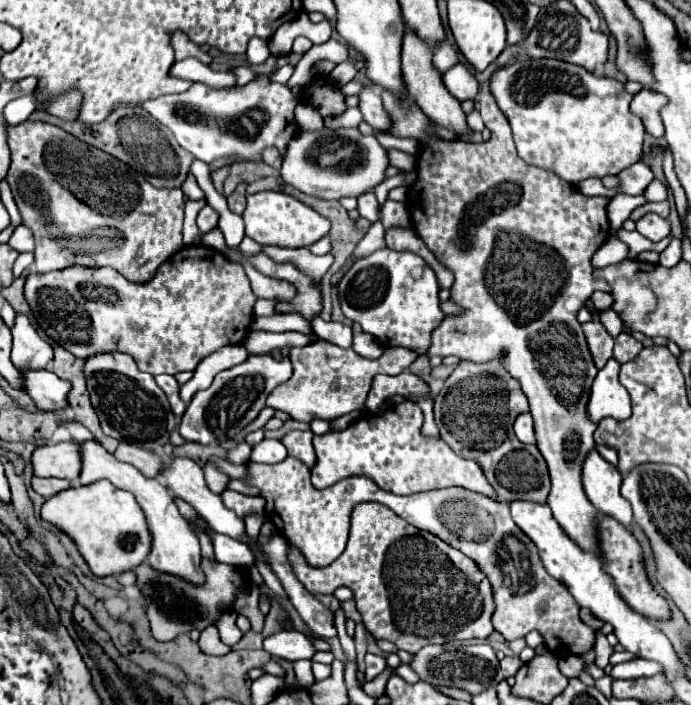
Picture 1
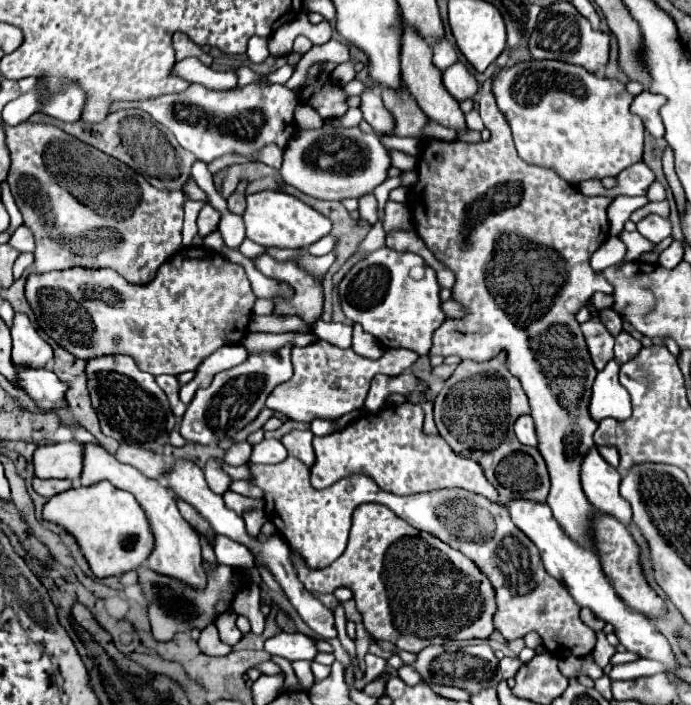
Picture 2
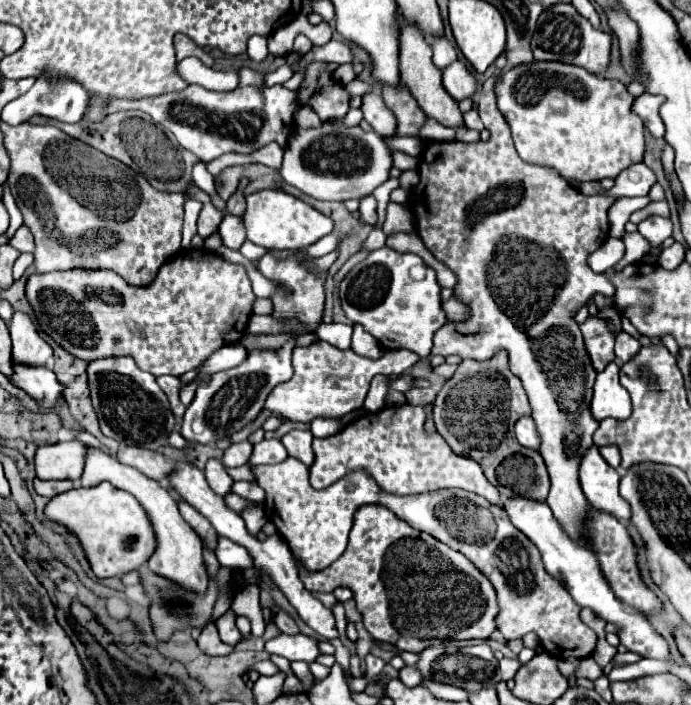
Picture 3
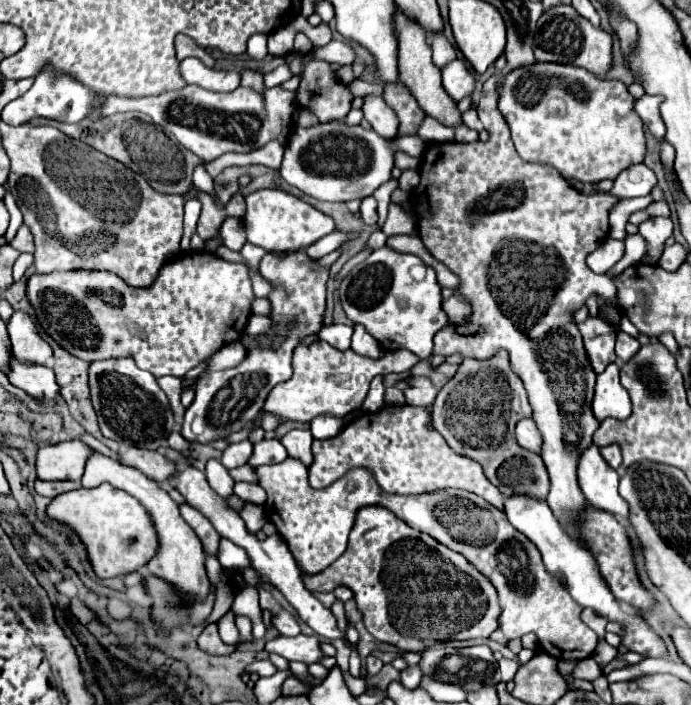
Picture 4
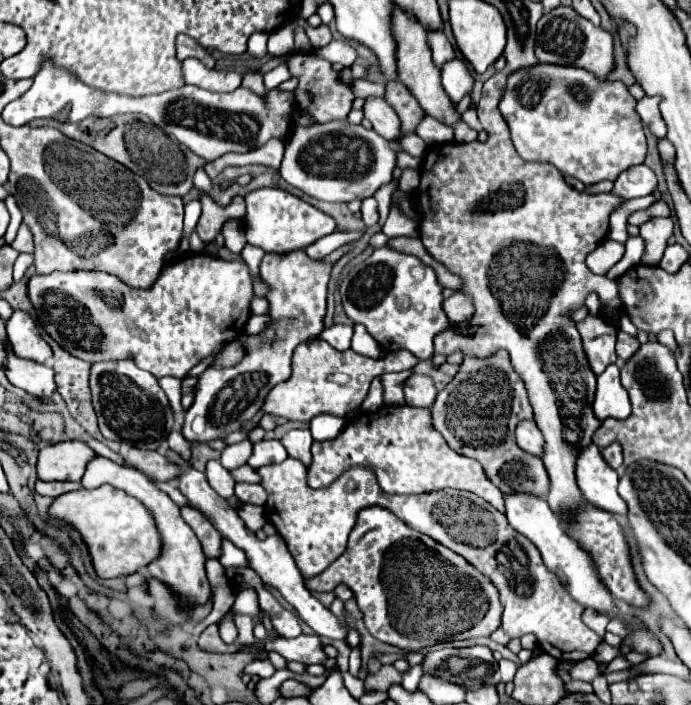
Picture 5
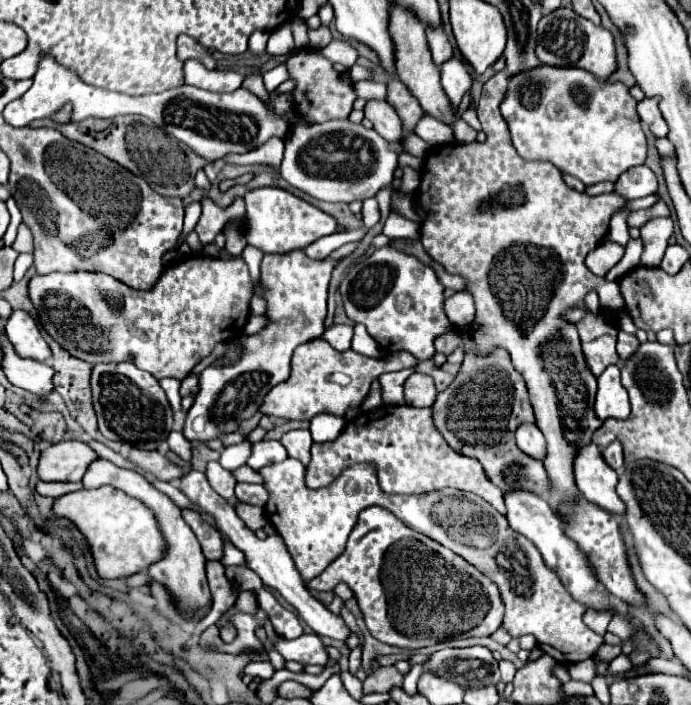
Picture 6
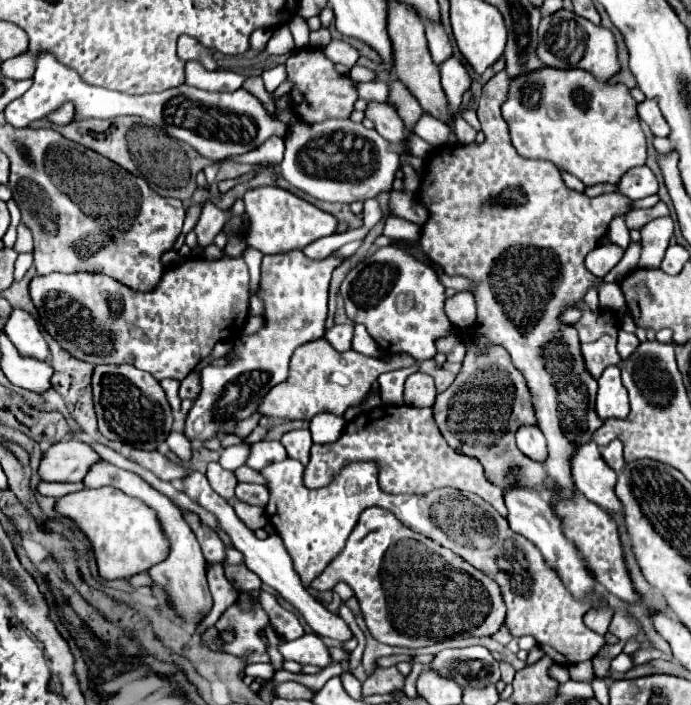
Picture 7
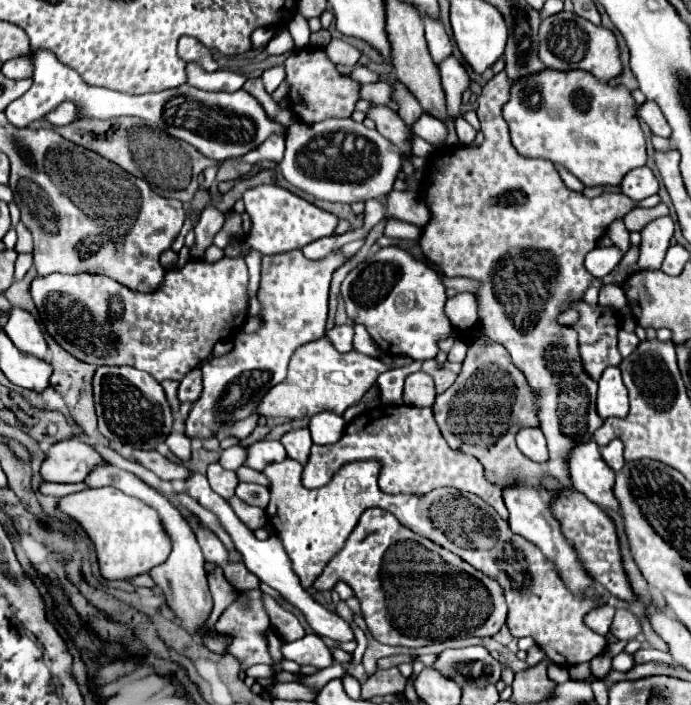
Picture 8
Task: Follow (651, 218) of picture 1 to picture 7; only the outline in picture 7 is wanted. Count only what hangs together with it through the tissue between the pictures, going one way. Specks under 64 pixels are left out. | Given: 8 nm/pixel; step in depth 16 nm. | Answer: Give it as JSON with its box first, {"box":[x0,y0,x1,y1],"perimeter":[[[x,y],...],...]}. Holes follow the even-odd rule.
{"box":[638,216,674,268],"perimeter":[[[670,216],[650,220],[640,230],[640,234],[642,234],[642,256],[640,256],[638,266],[660,268],[660,262],[664,258],[664,252],[668,248],[672,232],[674,232],[674,224],[672,224]]]}

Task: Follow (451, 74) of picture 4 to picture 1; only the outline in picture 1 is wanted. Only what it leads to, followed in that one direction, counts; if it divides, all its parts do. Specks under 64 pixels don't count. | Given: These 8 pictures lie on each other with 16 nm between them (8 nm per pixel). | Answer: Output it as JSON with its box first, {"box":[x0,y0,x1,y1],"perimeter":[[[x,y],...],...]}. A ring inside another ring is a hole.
{"box":[442,64,478,102],"perimeter":[[[464,64],[452,66],[452,70],[448,70],[442,78],[444,78],[444,84],[450,90],[450,94],[454,98],[458,98],[460,102],[476,98],[476,94],[478,94],[478,82],[476,82],[474,74]]]}

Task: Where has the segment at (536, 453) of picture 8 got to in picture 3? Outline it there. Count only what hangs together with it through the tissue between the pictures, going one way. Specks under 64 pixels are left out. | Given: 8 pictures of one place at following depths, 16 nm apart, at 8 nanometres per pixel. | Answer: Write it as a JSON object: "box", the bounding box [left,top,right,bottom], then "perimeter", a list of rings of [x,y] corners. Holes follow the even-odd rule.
{"box":[514,416,540,450],"perimeter":[[[522,416],[522,418],[516,422],[514,430],[516,430],[516,438],[518,438],[518,442],[520,442],[522,446],[528,446],[528,448],[538,450],[538,442],[540,442],[540,438],[538,438],[534,420],[532,420],[530,416]]]}

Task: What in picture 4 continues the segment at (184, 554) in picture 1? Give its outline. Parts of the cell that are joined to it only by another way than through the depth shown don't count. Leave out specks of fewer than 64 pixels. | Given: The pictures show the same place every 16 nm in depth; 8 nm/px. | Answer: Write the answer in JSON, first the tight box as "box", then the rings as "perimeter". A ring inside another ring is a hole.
{"box":[82,450,208,596],"perimeter":[[[92,450],[88,460],[86,460],[82,486],[84,488],[94,488],[102,482],[110,482],[114,488],[120,488],[120,490],[132,494],[148,510],[148,514],[154,522],[154,528],[158,532],[158,552],[146,564],[146,568],[154,576],[160,576],[160,578],[172,582],[176,588],[182,588],[188,594],[204,596],[208,592],[208,576],[206,576],[206,568],[204,568],[202,542],[196,536],[196,532],[184,522],[184,518],[178,512],[178,504],[170,498],[170,494],[166,490],[162,490],[156,480],[150,480],[140,470],[136,470],[132,466],[126,466],[126,464],[120,464],[118,460],[114,460],[110,456],[104,456],[98,450]]]}

